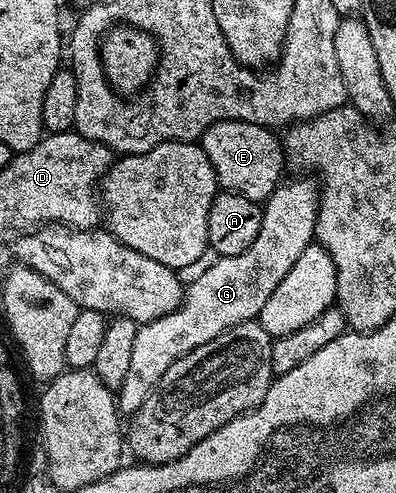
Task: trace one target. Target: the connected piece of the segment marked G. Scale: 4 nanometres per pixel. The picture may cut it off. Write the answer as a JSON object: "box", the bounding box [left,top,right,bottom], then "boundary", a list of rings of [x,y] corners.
{"box":[118,178,320,413],"boundary":[[[312,178],[292,179],[296,180],[281,183],[263,201],[262,230],[258,230],[258,238],[254,238],[242,254],[219,257],[206,274],[201,274],[193,284],[185,287],[184,301],[173,312],[137,327],[130,370],[126,373],[126,382],[122,382],[118,389],[121,413],[136,412],[138,406],[146,402],[146,394],[154,390],[158,378],[162,378],[178,358],[190,354],[190,350],[198,346],[206,346],[210,338],[218,338],[218,334],[242,322],[257,319],[262,306],[266,306],[266,298],[270,298],[278,282],[290,274],[290,266],[302,258],[302,250],[314,242],[316,215],[320,209],[317,181]]]}

